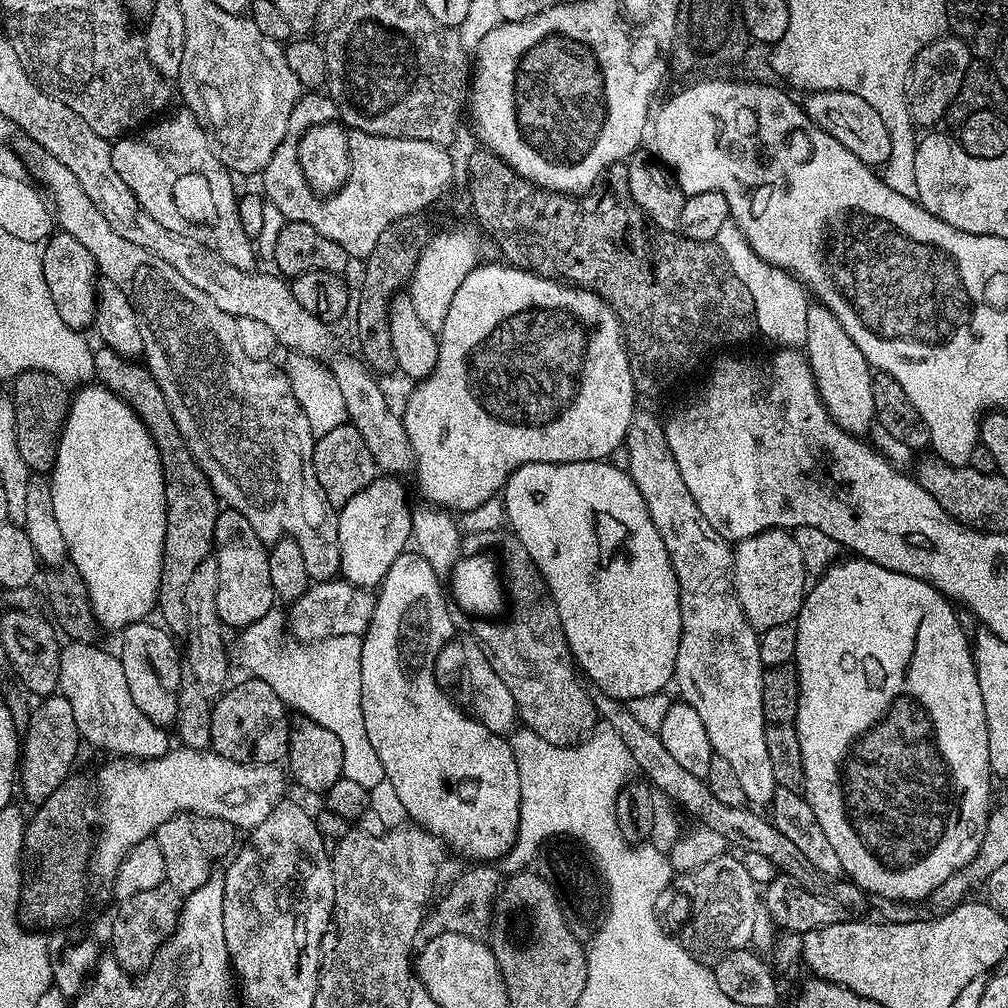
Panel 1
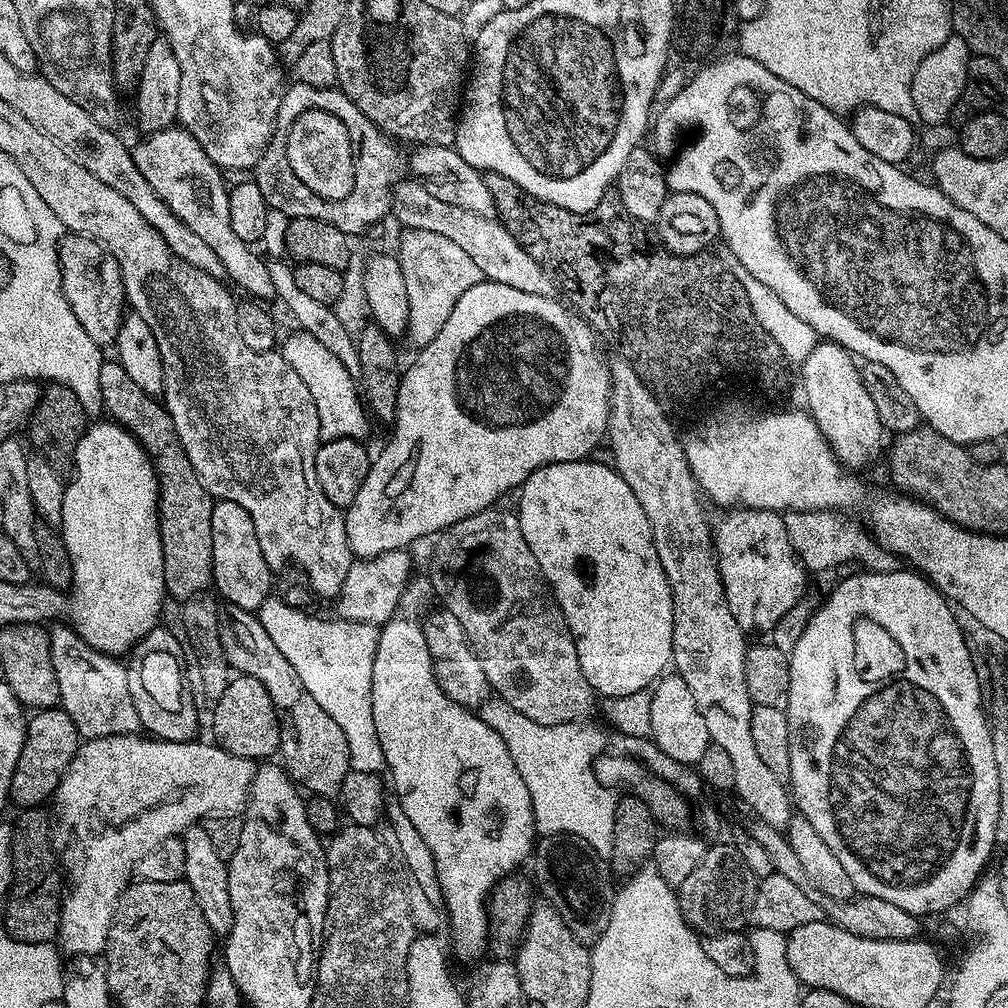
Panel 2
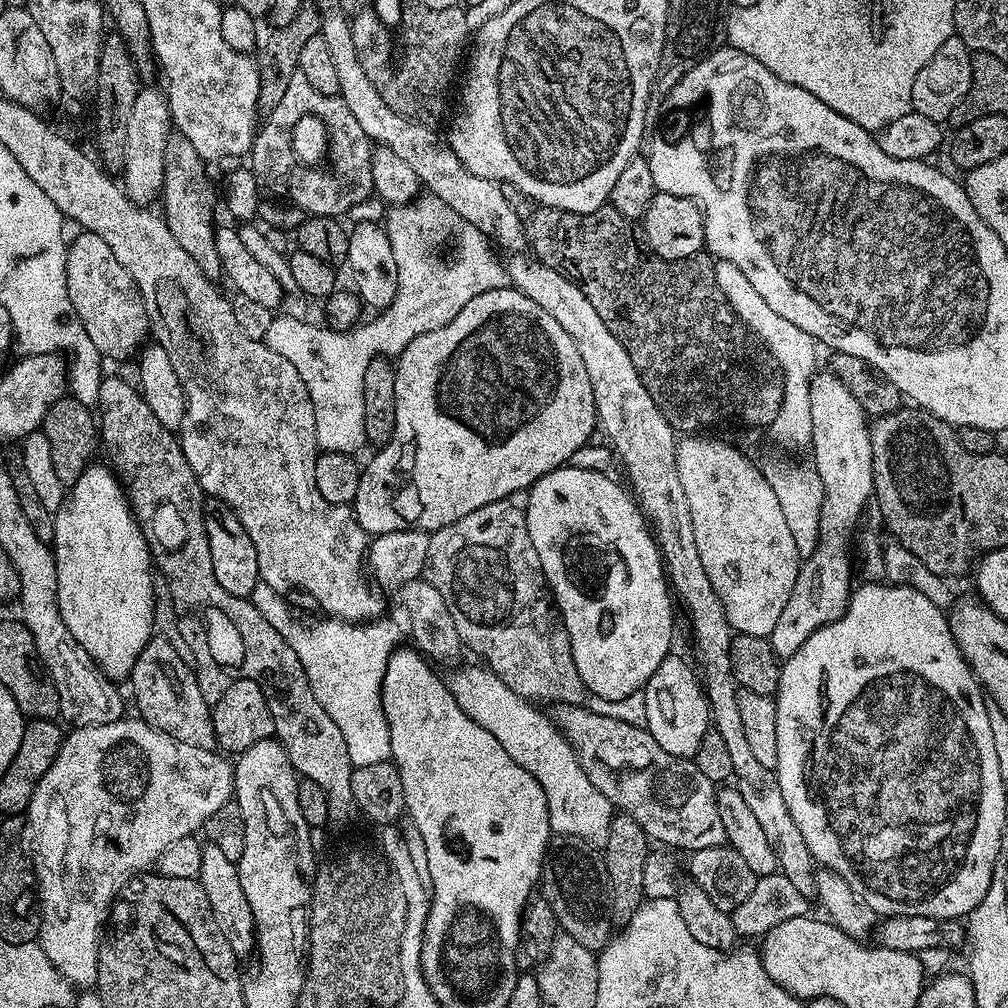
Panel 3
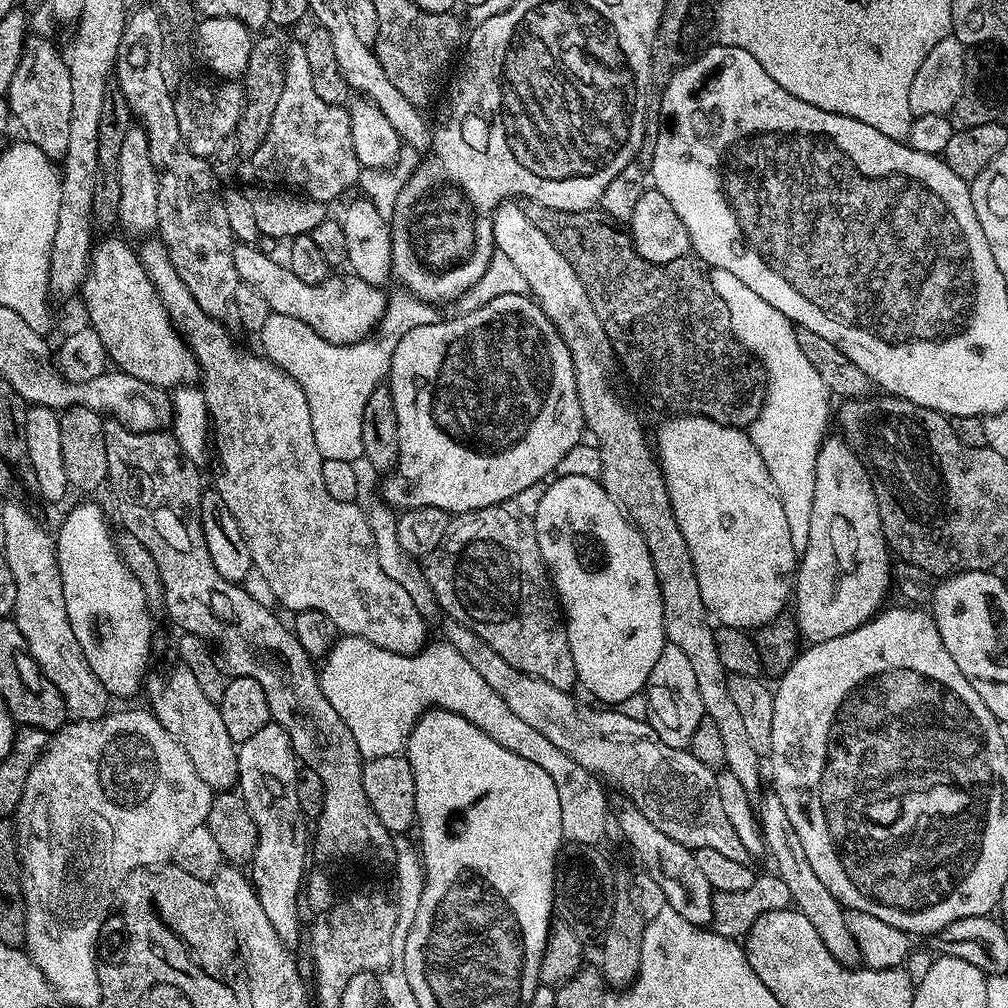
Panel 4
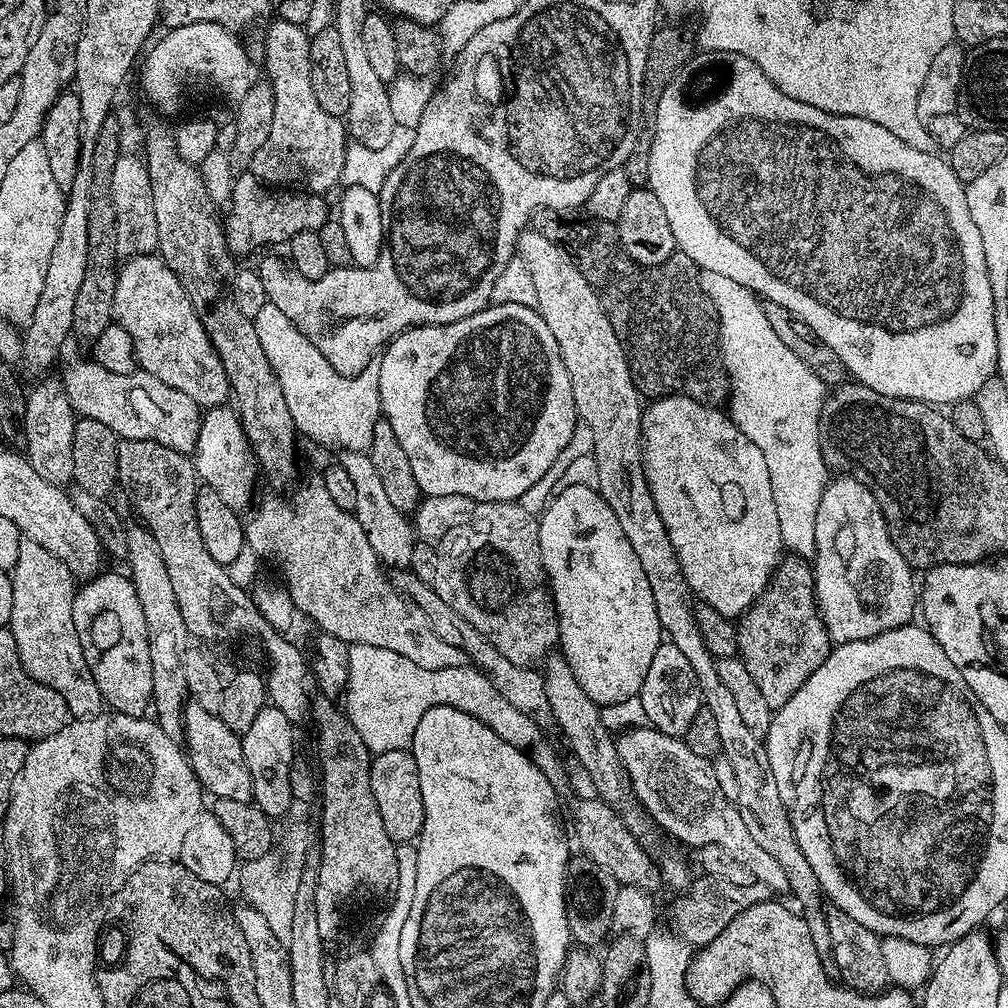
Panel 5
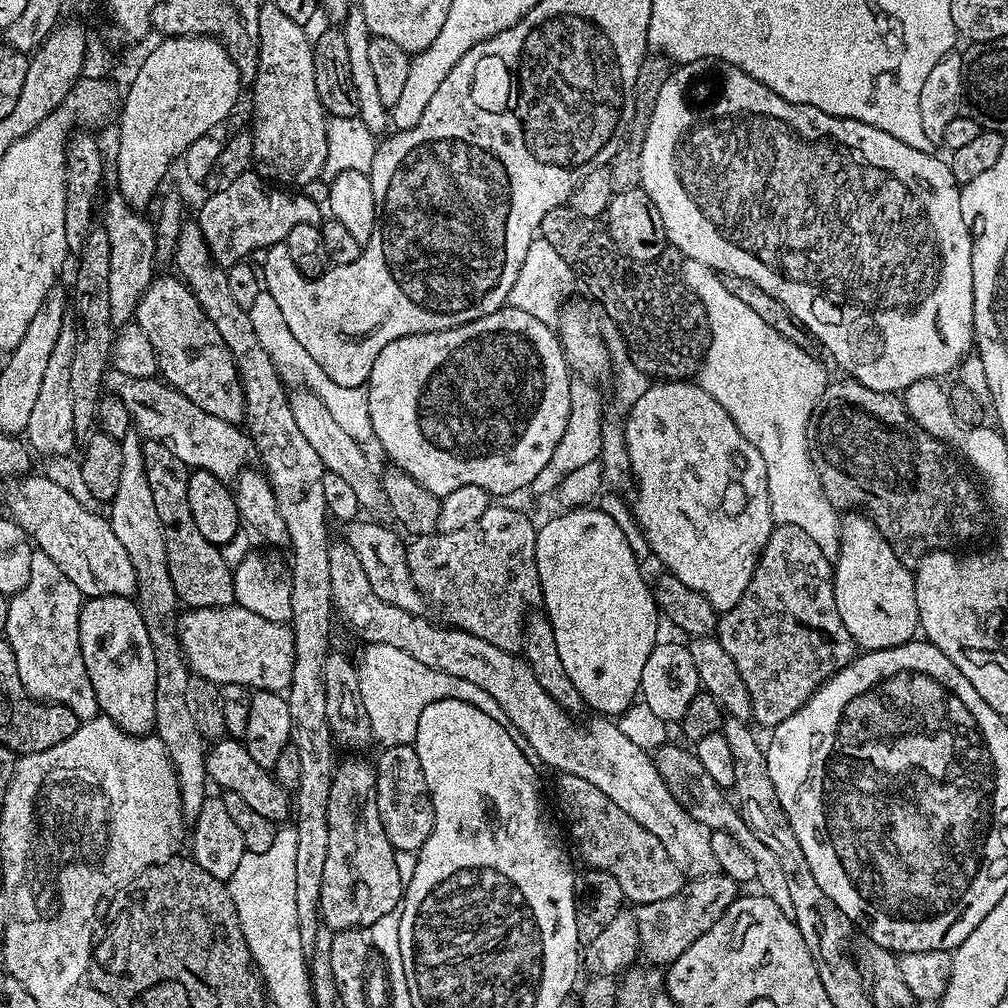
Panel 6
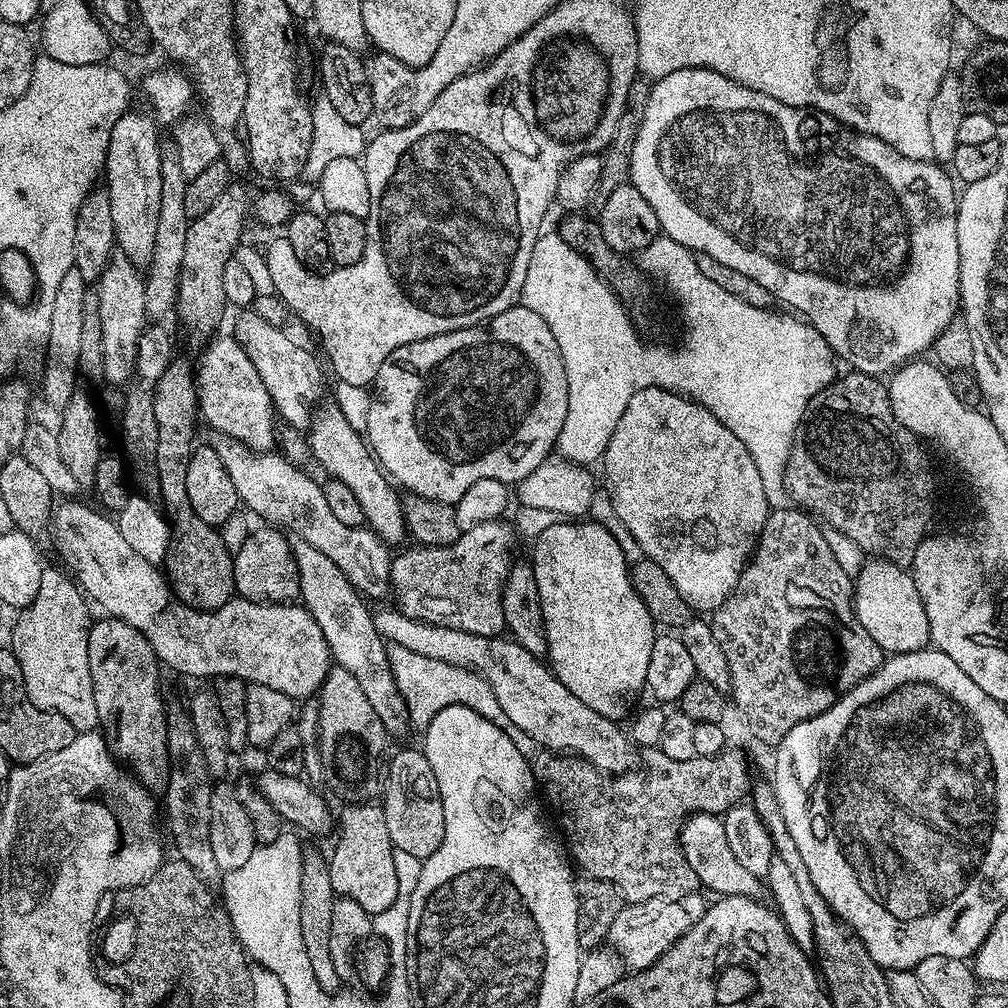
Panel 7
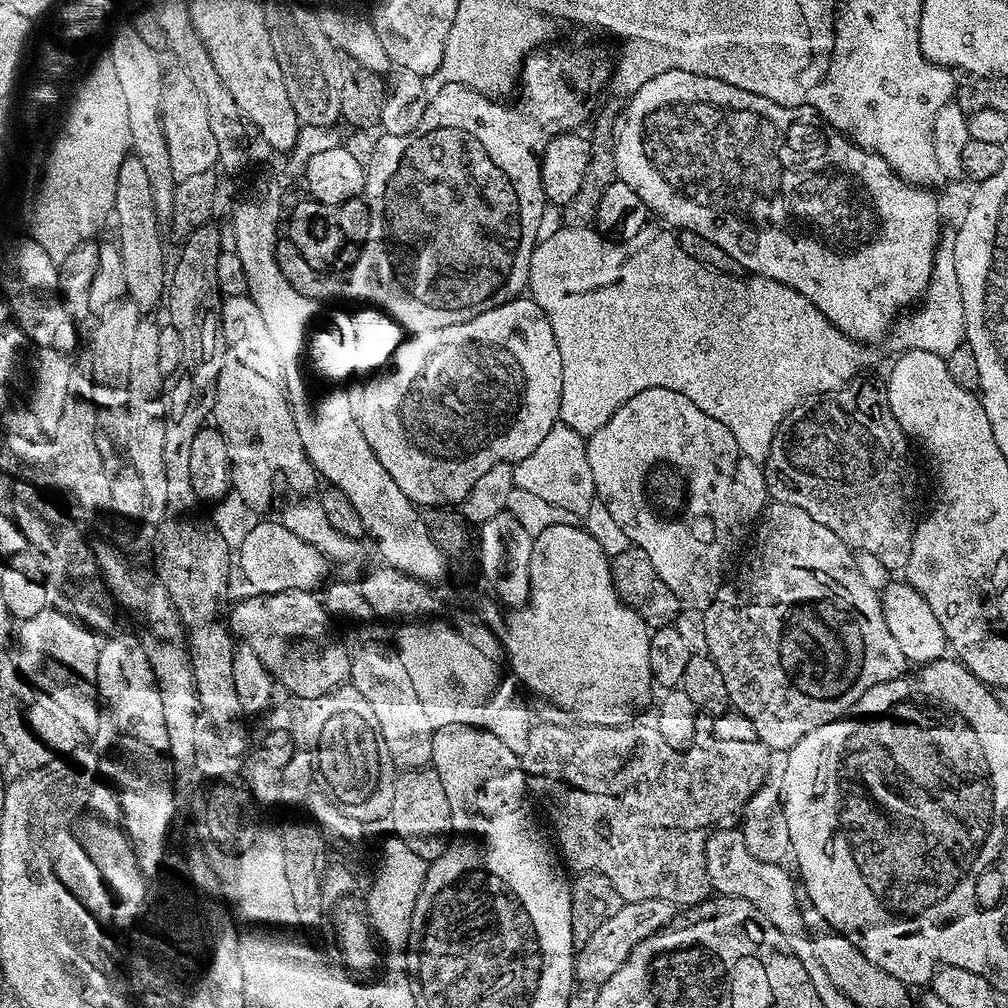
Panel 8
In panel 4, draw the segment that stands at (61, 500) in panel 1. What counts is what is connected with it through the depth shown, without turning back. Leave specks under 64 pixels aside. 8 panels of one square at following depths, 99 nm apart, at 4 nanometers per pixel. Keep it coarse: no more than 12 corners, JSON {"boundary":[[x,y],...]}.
{"boundary":[[96,504],[54,536],[66,614],[109,697],[149,675],[146,596]]}

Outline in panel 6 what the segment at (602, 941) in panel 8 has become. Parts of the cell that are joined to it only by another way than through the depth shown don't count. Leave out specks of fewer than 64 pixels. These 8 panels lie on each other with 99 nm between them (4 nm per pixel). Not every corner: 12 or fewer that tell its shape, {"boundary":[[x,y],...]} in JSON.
{"boundary":[[723,874],[639,905],[640,952],[672,964],[736,901]]}

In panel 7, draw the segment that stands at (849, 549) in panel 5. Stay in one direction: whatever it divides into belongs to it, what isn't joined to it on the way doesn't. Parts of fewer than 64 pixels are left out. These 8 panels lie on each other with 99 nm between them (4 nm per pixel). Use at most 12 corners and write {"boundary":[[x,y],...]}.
{"boundary":[[869,559],[858,622],[884,653],[929,647],[909,569]]}

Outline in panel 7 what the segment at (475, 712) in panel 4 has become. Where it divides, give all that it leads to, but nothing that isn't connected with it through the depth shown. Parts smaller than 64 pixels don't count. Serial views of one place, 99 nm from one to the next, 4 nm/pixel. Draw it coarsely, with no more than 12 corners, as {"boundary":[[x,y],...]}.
{"boundary":[[388,648],[413,725],[461,704],[499,721],[502,706],[470,668]]}

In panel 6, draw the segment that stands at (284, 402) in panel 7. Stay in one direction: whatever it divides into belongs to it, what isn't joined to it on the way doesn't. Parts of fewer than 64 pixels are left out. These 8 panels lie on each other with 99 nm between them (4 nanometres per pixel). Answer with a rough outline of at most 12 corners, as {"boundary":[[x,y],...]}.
{"boundary":[[311,390],[293,391],[298,430],[361,509],[384,512],[380,476]]}

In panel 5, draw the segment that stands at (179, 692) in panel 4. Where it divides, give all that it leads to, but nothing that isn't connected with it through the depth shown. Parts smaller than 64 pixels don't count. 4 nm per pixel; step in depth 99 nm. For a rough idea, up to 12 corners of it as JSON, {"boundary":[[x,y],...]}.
{"boundary":[[185,704],[182,744],[201,789],[252,800],[238,733]]}

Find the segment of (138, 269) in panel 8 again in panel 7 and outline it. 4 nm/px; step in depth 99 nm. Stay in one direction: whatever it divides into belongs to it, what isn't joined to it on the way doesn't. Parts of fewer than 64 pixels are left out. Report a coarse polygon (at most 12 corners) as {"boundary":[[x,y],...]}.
{"boundary":[[129,110],[103,175],[119,251],[144,270],[162,210],[162,137]]}

